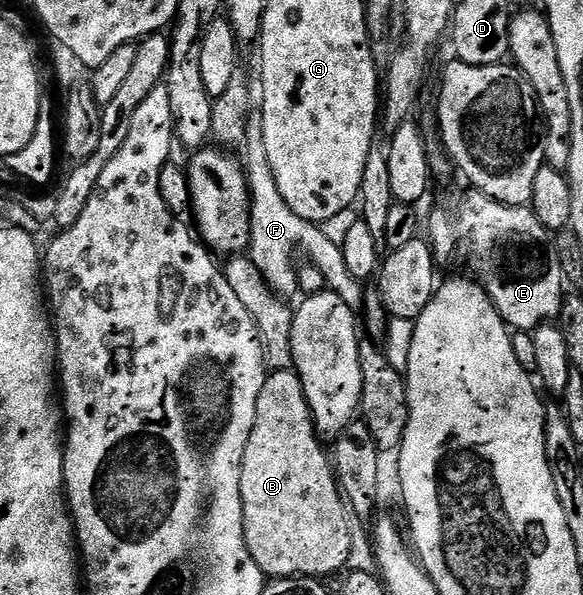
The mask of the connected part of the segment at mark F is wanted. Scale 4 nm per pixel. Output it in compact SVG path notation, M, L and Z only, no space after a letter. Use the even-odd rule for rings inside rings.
M253 109L249 117L249 125L246 126L246 141L243 146L243 161L247 173L247 182L250 189L250 241L247 255L255 263L260 276L262 276L271 289L281 297L287 297L291 287L298 286L298 270L293 265L293 255L297 249L301 249L310 259L310 264L319 269L325 277L328 290L337 293L339 297L352 310L358 310L364 301L365 290L362 280L353 277L345 266L345 259L341 246L350 227L359 221L354 208L341 210L336 216L324 223L318 224L305 221L298 217L288 202L280 193L276 179L273 177L272 166L269 165L269 157L264 141L264 117L262 110ZM324 237L333 245L323 245Z

